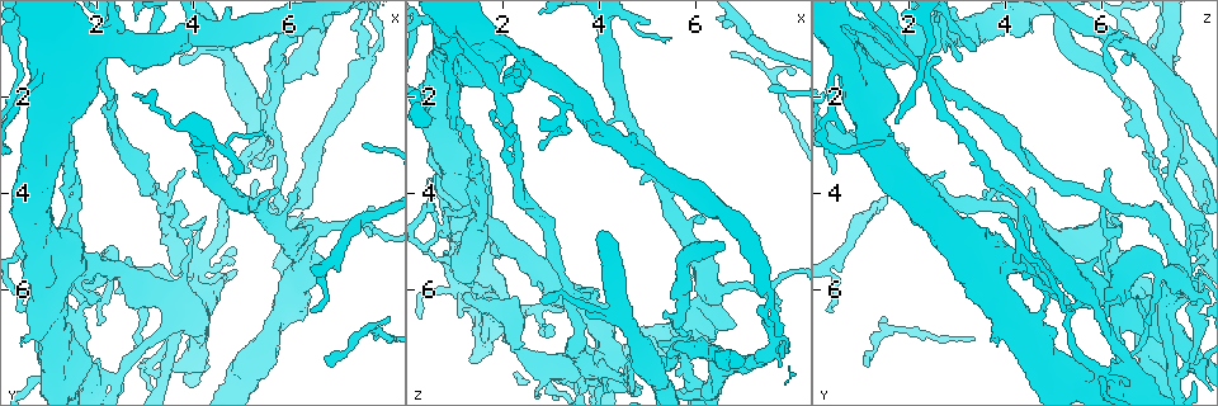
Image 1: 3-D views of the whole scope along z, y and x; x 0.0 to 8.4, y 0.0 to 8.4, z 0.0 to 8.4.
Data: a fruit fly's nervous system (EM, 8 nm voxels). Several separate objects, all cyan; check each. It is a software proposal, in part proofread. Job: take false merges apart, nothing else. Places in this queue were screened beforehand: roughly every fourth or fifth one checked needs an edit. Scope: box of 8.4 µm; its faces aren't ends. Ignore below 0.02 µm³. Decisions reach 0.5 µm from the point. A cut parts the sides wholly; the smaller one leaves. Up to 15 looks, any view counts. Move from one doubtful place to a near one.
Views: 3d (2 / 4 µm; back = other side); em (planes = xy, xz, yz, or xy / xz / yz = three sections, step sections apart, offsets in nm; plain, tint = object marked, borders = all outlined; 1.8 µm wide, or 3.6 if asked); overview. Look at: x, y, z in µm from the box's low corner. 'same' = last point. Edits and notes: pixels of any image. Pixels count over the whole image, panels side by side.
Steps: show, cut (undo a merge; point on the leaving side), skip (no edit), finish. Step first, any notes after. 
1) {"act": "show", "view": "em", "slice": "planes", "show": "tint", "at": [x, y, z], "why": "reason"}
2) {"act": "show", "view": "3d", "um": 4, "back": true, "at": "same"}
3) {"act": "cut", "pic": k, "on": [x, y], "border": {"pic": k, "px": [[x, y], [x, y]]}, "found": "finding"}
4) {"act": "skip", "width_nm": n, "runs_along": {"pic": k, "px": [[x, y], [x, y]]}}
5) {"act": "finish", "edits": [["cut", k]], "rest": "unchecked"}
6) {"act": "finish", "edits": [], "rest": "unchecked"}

{"act": "show", "view": "em", "slice": "planes", "show": "borders", "at": [2.25, 1.05, 1.00]}

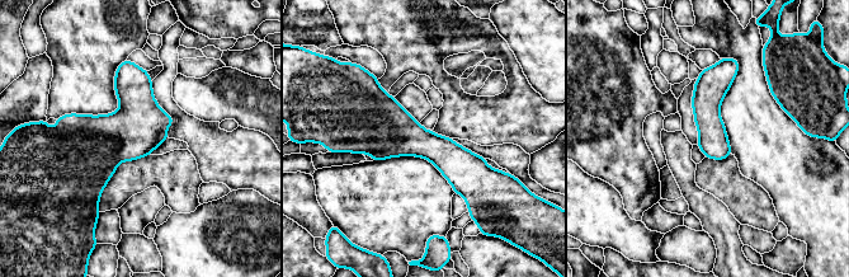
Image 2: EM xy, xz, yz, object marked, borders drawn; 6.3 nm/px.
{"act": "skip", "width_nm": 190, "runs_along": {"pic": 2, "px": [[722, 64], [711, 87], [720, 156]]}, "found": "all the same cell"}

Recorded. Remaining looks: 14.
{"act": "show", "view": "3d", "um": 4, "back": true, "at": [4.40, 0.90, 6.50]}

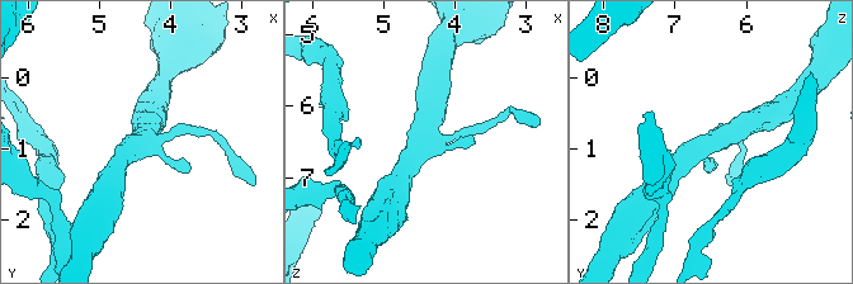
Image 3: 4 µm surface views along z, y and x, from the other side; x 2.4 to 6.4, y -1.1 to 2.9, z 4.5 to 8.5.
{"act": "show", "view": "em", "slice": "planes", "show": "tint", "at": [4.40, 0.90, 6.50]}

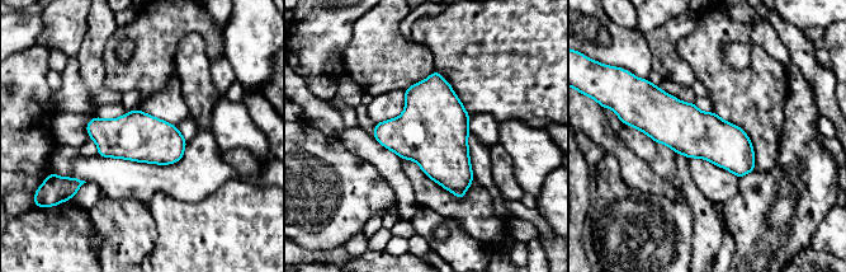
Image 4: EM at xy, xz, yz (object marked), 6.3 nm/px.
{"act": "skip", "width_nm": 300, "runs_along": {"pic": 4, "px": [[636, 123], [680, 125], [751, 167]]}, "found": "all the same cell"}

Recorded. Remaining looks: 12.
{"act": "show", "view": "3d", "um": 2, "at": [7.65, 1.10, 7.05], "why": "abrupt turn"}

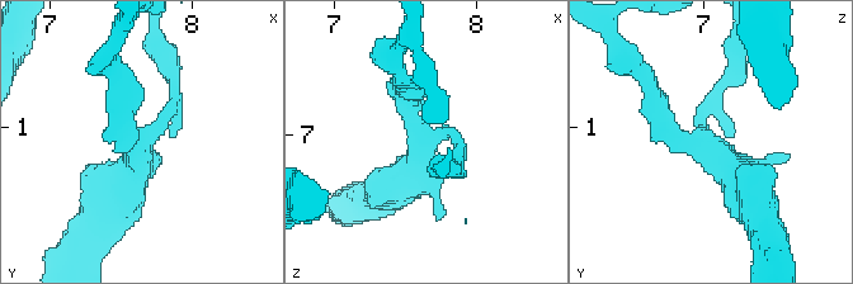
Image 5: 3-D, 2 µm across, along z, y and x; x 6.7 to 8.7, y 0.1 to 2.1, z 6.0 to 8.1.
{"act": "show", "view": "em", "slice": "xy", "step": 16, "show": "plain", "at": [7.62, 1.14, 7.02], "arms": 3, "why": "shape alone is not enough"}

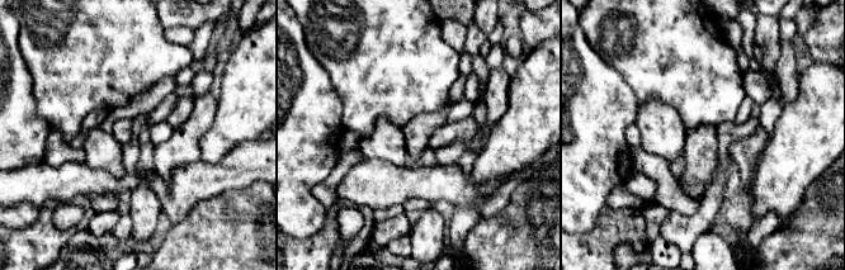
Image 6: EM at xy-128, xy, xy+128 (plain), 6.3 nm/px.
{"act": "show", "view": "em", "slice": "xy", "step": 16, "show": "borders", "at": "same"}

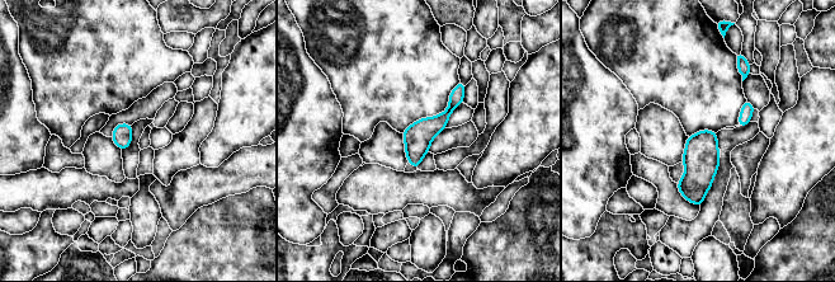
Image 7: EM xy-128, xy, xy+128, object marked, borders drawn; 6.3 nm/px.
{"act": "skip", "found": "one cell here"}

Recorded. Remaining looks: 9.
{"act": "show", "view": "em", "slice": "xz", "step": 8, "show": "tint", "at": [0.60, 5.80, 4.50], "why": "thick turns thin"}

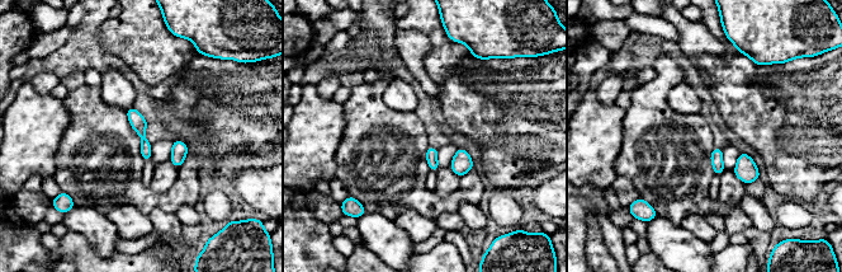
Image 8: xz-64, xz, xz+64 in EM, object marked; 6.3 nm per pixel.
{"act": "show", "view": "em", "slice": "planes", "show": "tint", "at": "same", "why": "another direction"}

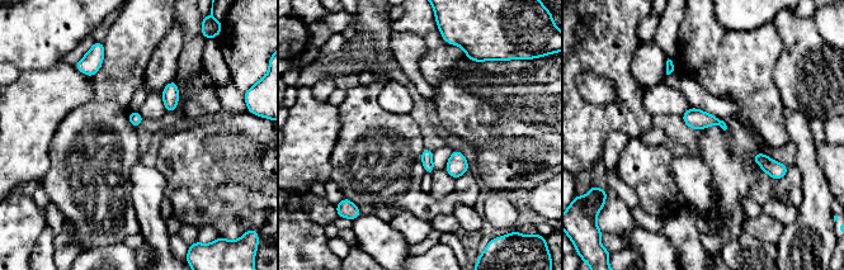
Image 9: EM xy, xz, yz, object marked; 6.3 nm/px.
{"act": "skip", "found": "continuous, no second cell"}

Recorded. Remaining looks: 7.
{"act": "show", "view": "3d", "um": 4, "back": true, "at": [1.75, 7.65, 6.50], "why": "thin arm on a thick one"}

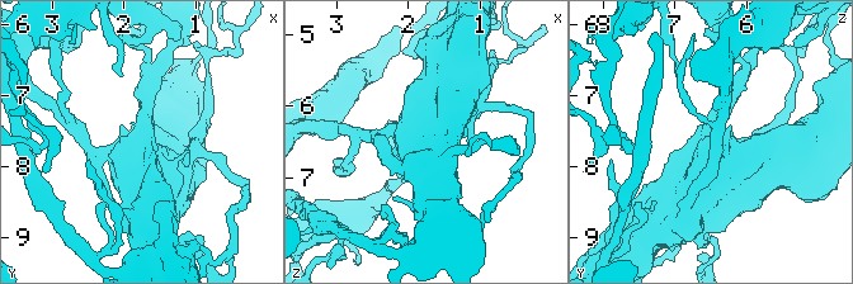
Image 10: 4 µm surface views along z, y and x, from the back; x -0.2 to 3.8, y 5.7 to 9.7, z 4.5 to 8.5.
{"act": "show", "view": "em", "slice": "yz", "step": 16, "show": "tint", "at": [1.80, 7.60, 6.50], "arms": 3, "arm_widths_nm": [190, 220, 550], "why": "need the tissue"}

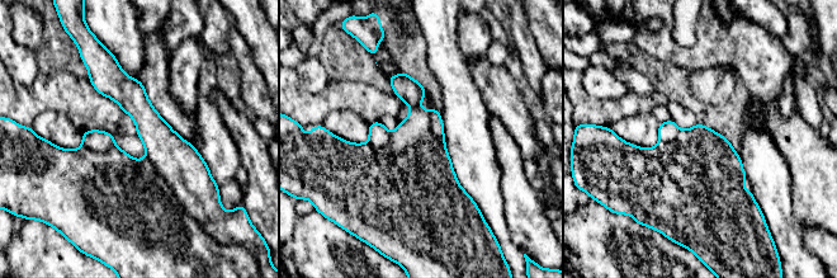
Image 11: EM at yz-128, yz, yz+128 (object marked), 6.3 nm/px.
{"act": "show", "view": "em", "slice": "planes", "show": "tint", "at": "same", "why": "cut it another way"}

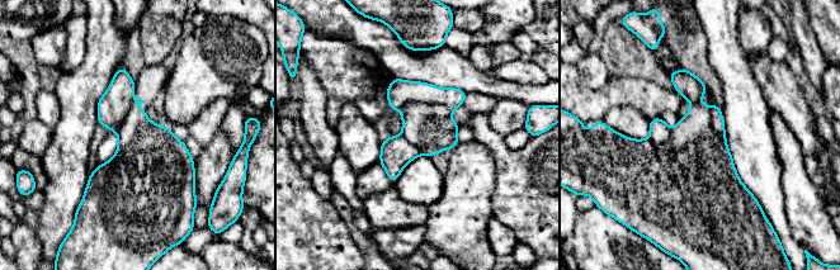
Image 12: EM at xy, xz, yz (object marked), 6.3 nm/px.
{"act": "cut", "pic": 12, "on": [716, 113], "width_nm": 320, "border": {"pic": 12, "px": [[709, 109], [712, 128], [725, 143]]}, "found": "a second cell is stuck on"}

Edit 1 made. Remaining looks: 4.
{"act": "show", "view": "3d", "um": 4, "back": true, "at": [4.25, 6.25, 7.30]}

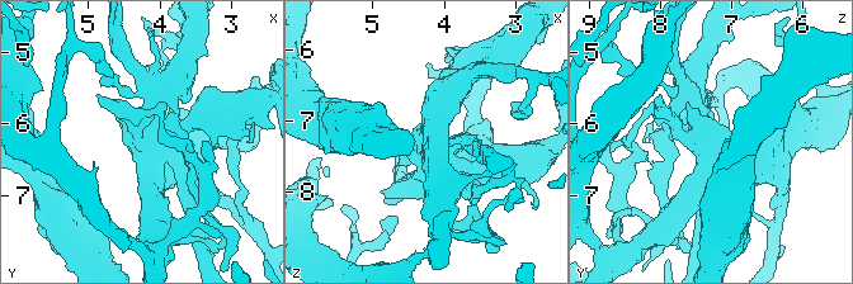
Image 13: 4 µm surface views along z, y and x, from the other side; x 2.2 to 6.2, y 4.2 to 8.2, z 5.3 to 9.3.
{"act": "show", "view": "em", "slice": "planes", "show": "borders", "at": [4.20, 6.25, 7.30], "why": "need the tissue"}

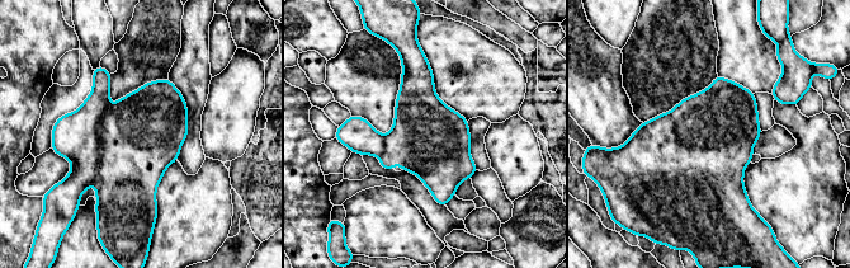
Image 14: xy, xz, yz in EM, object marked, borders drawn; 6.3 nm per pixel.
{"act": "skip", "found": "one cell here"}

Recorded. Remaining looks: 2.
{"act": "finish", "edits": [["cut", 12]], "rest": "unchecked"}

